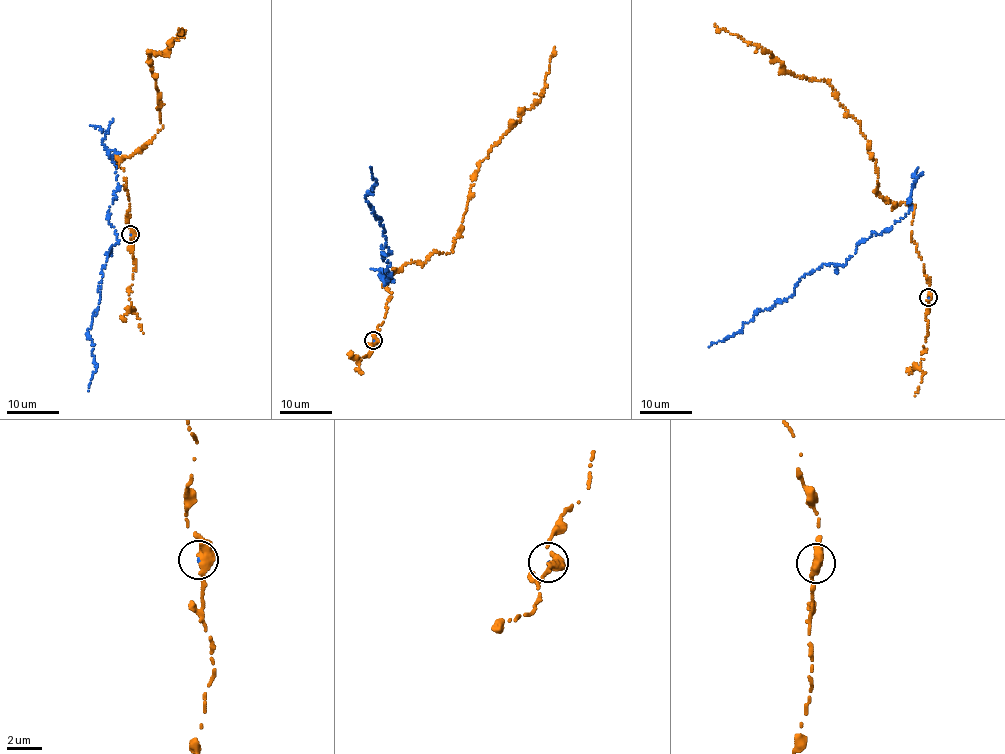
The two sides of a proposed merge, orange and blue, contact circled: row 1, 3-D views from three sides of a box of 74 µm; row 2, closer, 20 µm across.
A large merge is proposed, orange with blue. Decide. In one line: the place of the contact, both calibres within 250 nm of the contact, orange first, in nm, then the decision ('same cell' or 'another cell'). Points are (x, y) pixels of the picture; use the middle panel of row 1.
(373, 340) | 440/100 nm | another cell

